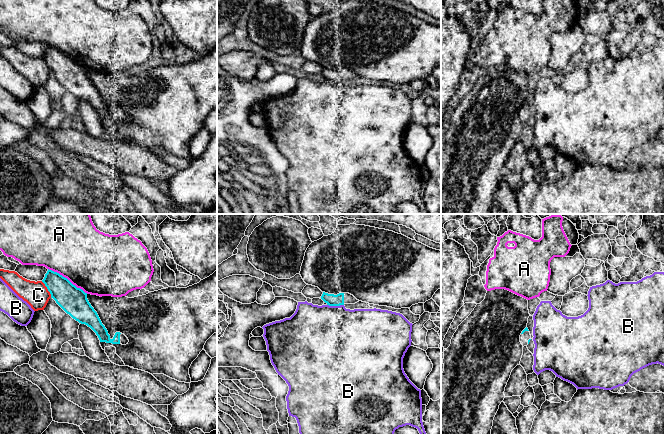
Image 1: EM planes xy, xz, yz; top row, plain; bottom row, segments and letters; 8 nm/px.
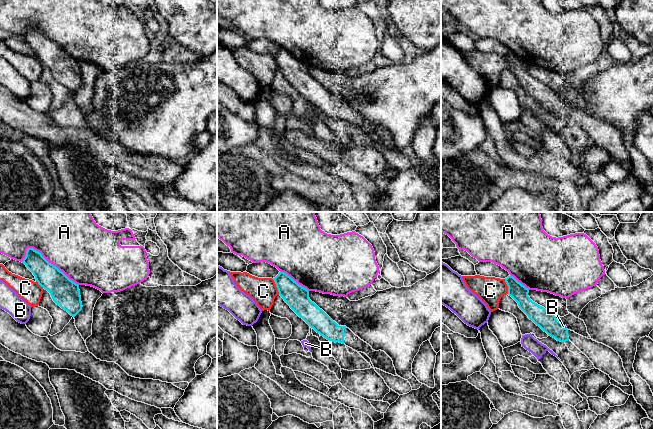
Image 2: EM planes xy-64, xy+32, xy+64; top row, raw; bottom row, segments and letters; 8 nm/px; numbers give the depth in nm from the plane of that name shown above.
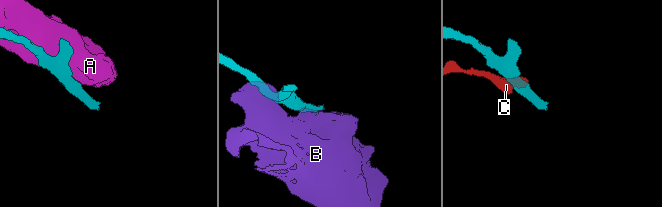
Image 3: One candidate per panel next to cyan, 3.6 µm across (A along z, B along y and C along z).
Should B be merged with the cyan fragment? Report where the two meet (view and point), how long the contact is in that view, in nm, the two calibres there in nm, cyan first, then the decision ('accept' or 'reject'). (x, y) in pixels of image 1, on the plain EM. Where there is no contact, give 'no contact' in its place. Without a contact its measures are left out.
contact xz (335, 81); length 140 nm; calibres 100 and 500 nm; reject

